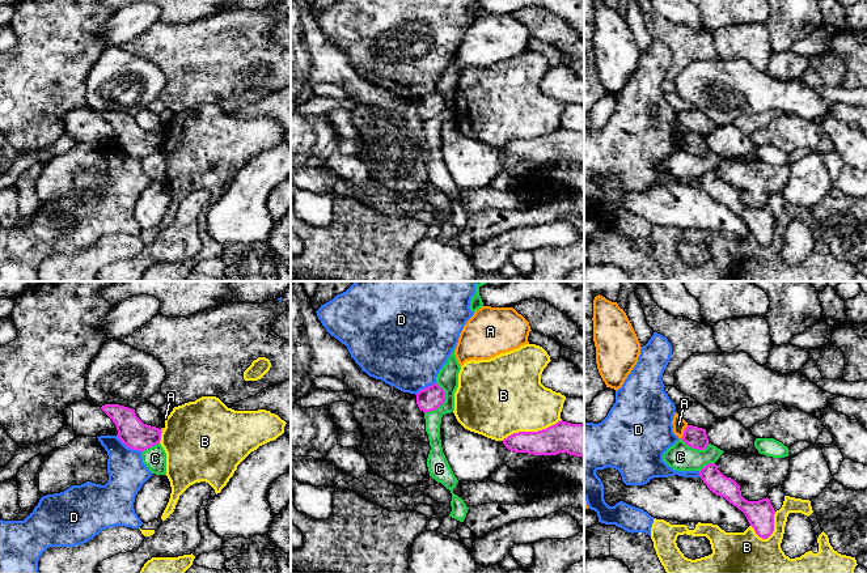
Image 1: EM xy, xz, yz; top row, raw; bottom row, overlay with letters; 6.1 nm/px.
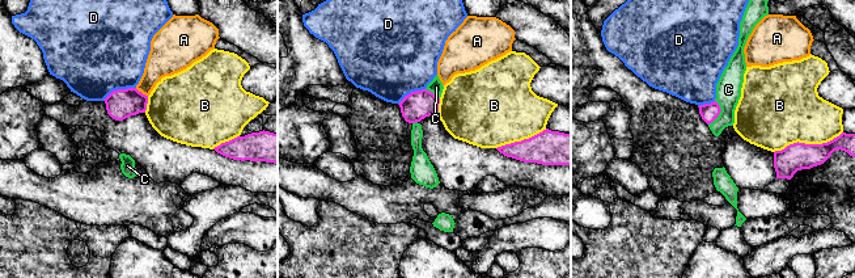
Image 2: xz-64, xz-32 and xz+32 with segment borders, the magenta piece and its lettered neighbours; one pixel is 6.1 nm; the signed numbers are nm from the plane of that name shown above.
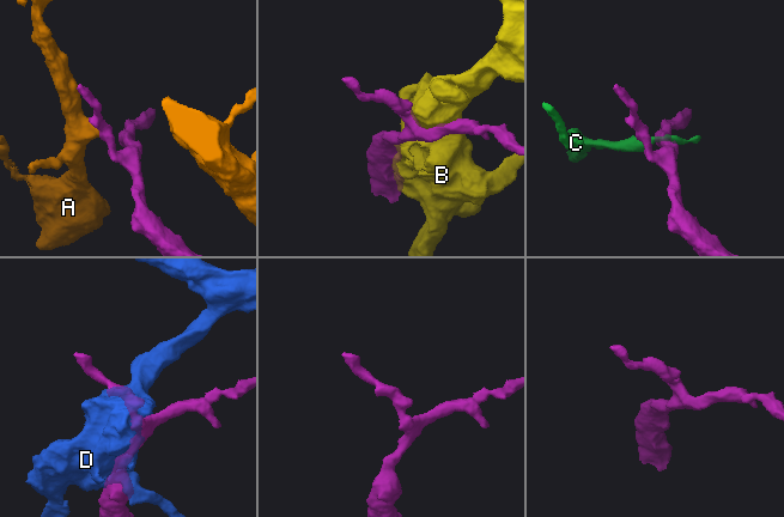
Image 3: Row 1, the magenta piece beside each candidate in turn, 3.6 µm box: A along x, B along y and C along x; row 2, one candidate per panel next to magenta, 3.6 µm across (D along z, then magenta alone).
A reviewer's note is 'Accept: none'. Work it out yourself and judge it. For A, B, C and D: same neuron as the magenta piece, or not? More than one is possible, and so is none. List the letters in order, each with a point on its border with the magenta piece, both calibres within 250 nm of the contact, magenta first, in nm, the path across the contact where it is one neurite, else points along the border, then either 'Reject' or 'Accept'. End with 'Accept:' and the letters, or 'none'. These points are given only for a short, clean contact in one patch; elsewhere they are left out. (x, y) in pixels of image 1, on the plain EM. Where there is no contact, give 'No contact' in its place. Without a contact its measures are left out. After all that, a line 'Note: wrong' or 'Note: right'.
A: Touches magenta at yz (684, 139). Thickness 130 nm (magenta) against 80 nm. Boundary: yz (688, 132), (680, 145). Reject
B: Touches magenta at xz (531, 139). Thickness 190 nm (magenta) against 440 nm. Reject
C: Touches magenta at xz (443, 109). Thickness 150 nm (magenta) against 130 nm. Boundary: xz (436, 89), (444, 98), (444, 107), (436, 115), (424, 121). Reject
D: Touches magenta at xy (129, 153). Thickness 180 nm (magenta) against 240 nm. Reject
Accept: none
Note: right

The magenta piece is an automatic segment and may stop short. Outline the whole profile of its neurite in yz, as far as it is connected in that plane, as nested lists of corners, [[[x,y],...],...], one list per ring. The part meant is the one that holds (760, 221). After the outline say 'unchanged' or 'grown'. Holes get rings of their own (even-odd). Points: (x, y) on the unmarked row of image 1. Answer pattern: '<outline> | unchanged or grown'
[[[715,170],[706,171],[699,178],[699,183],[712,200],[724,204],[745,221],[760,245],[767,246],[773,241],[775,217],[767,204],[758,208],[745,207],[741,203],[740,192],[733,186],[724,183]]] | unchanged

